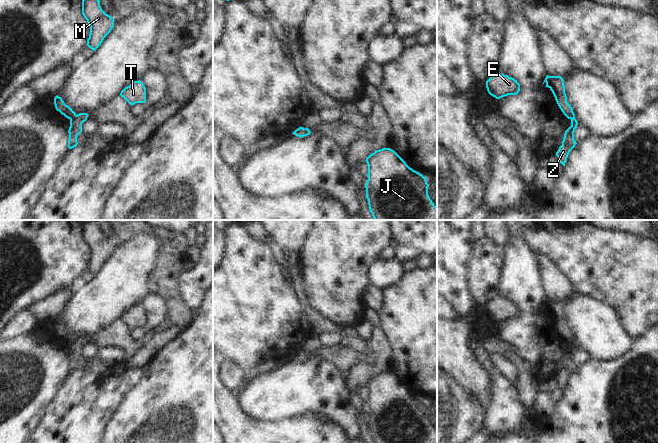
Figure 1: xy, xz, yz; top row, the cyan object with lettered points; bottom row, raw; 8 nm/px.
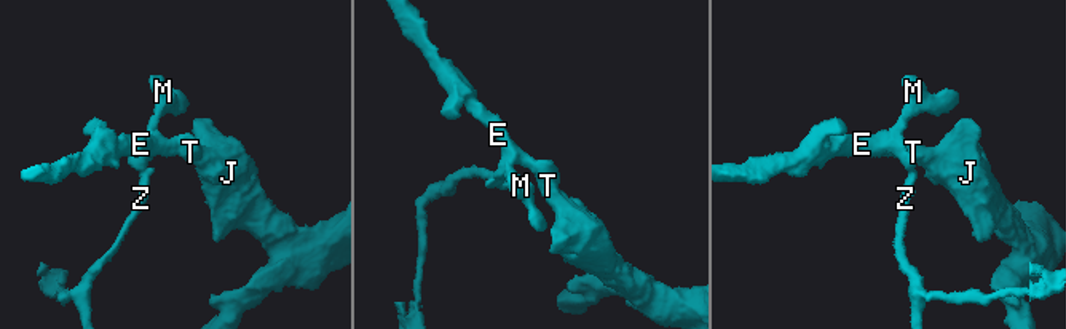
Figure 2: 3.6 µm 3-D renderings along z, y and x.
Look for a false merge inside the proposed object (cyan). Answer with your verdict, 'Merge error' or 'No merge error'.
Merge error.

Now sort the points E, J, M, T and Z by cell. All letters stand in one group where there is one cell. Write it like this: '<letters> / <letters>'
E J M T / Z

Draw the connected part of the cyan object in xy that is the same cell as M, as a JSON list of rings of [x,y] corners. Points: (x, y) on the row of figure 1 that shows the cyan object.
[[[82,0],[82,14],[90,26],[87,46],[95,51],[114,27],[114,19],[102,10],[100,0]]]

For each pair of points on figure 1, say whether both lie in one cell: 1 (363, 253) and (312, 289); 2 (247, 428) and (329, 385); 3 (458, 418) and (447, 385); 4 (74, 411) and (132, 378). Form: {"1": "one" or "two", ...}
{"1": "one", "2": "two", "3": "one", "4": "one"}

